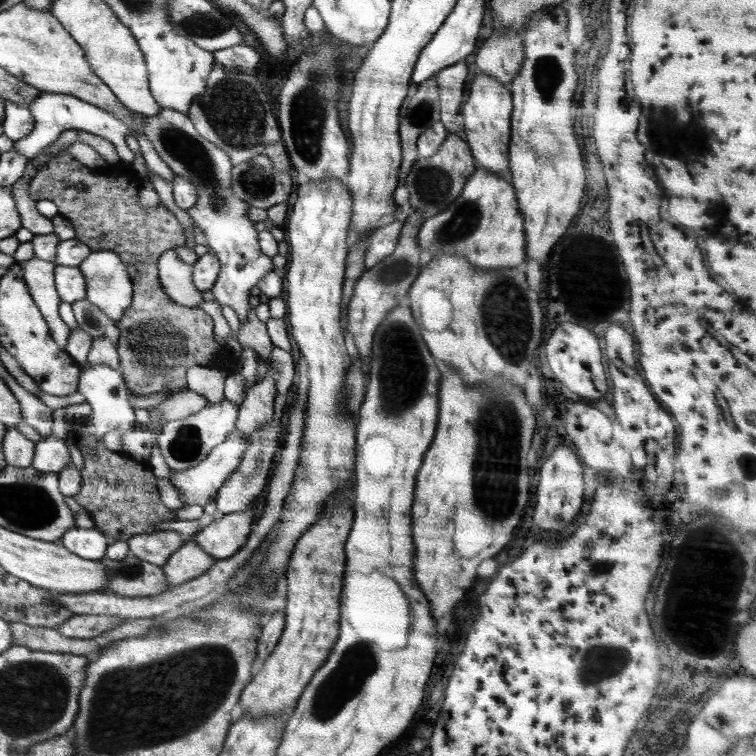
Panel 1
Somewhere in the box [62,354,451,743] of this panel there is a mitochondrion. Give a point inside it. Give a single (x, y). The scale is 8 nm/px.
(335, 691)

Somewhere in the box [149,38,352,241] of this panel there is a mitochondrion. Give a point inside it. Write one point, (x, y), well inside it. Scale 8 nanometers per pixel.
(233, 112)

